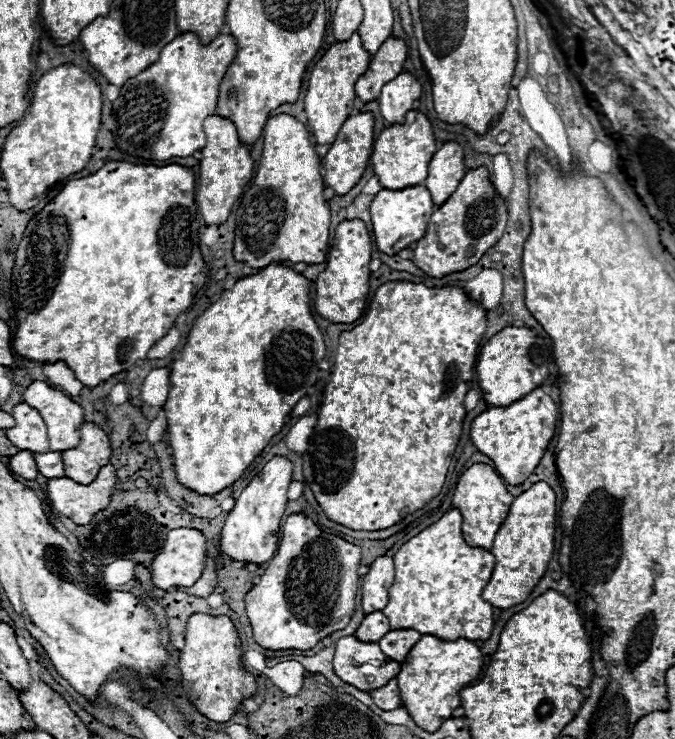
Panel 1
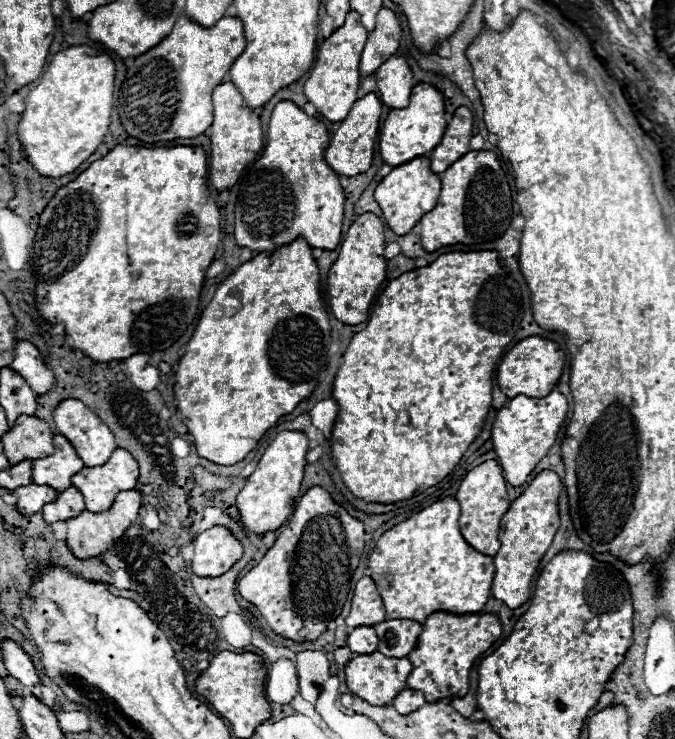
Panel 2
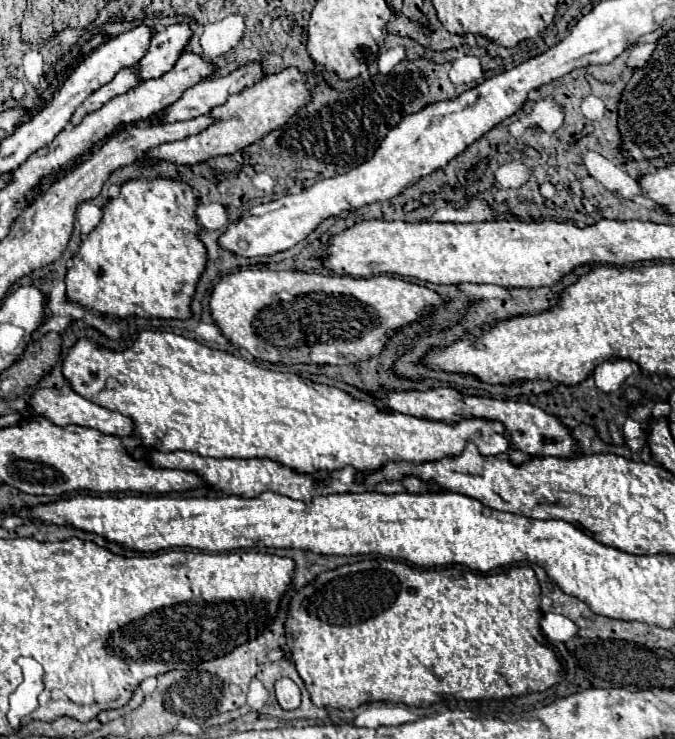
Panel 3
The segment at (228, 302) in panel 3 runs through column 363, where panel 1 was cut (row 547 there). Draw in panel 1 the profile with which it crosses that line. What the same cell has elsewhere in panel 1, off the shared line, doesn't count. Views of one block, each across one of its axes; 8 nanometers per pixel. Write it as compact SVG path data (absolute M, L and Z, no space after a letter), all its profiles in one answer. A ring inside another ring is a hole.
M292 514L284 520L280 528L280 544L274 558L268 562L258 584L246 594L246 616L250 620L254 640L268 650L310 650L322 638L330 636L336 630L342 630L354 612L354 598L360 586L358 566L362 550L356 544L350 544L338 536L322 532L306 514Z

